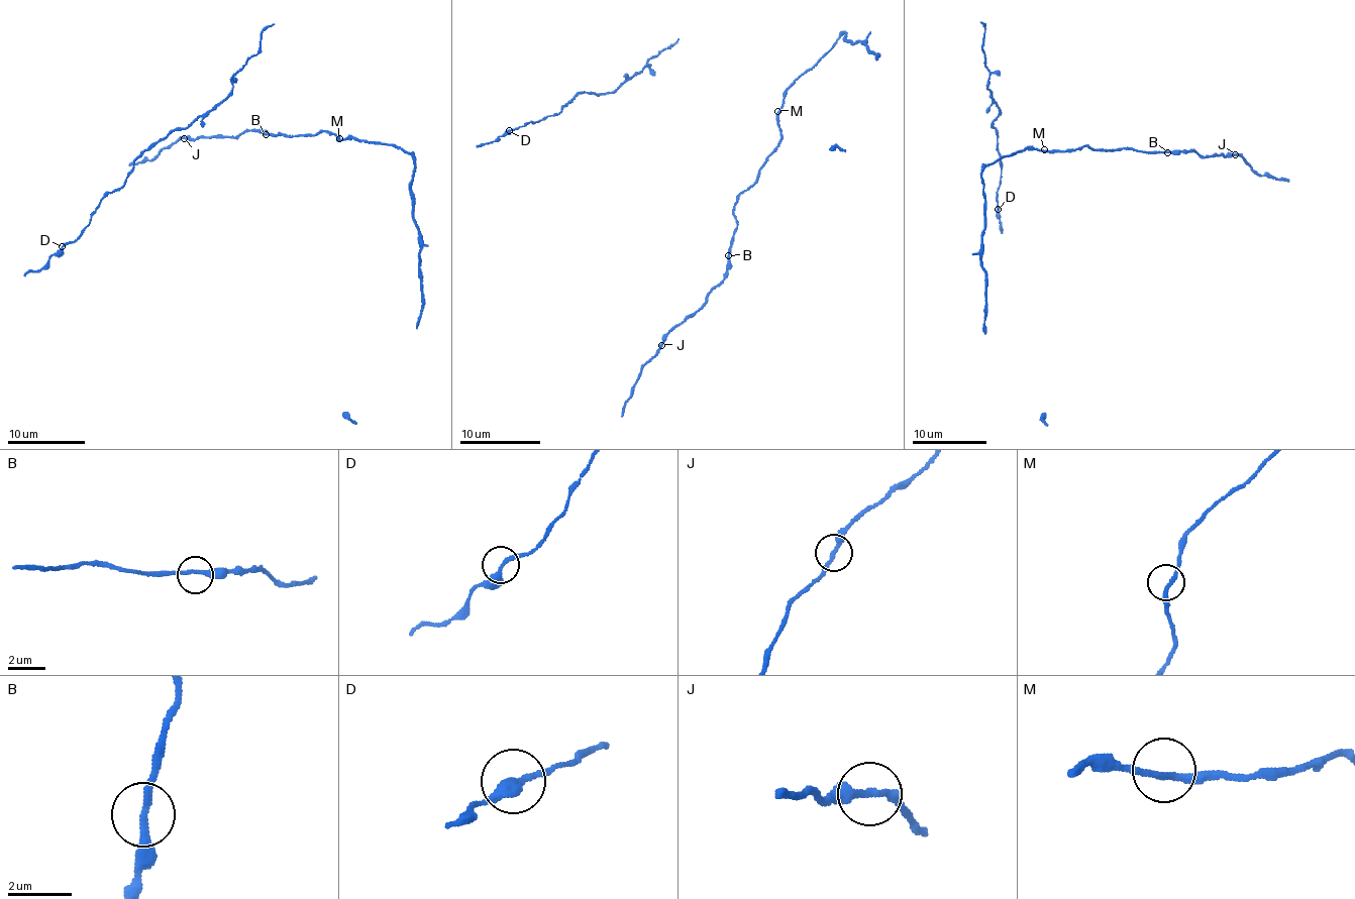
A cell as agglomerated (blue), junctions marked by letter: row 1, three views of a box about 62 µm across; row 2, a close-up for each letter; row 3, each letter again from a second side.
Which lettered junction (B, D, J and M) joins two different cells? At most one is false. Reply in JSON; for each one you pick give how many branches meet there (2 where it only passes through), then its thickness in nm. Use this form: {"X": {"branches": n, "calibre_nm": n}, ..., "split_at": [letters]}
{"D": {"branches": 2, "calibre_nm": 280}, "split_at": ["D"]}

